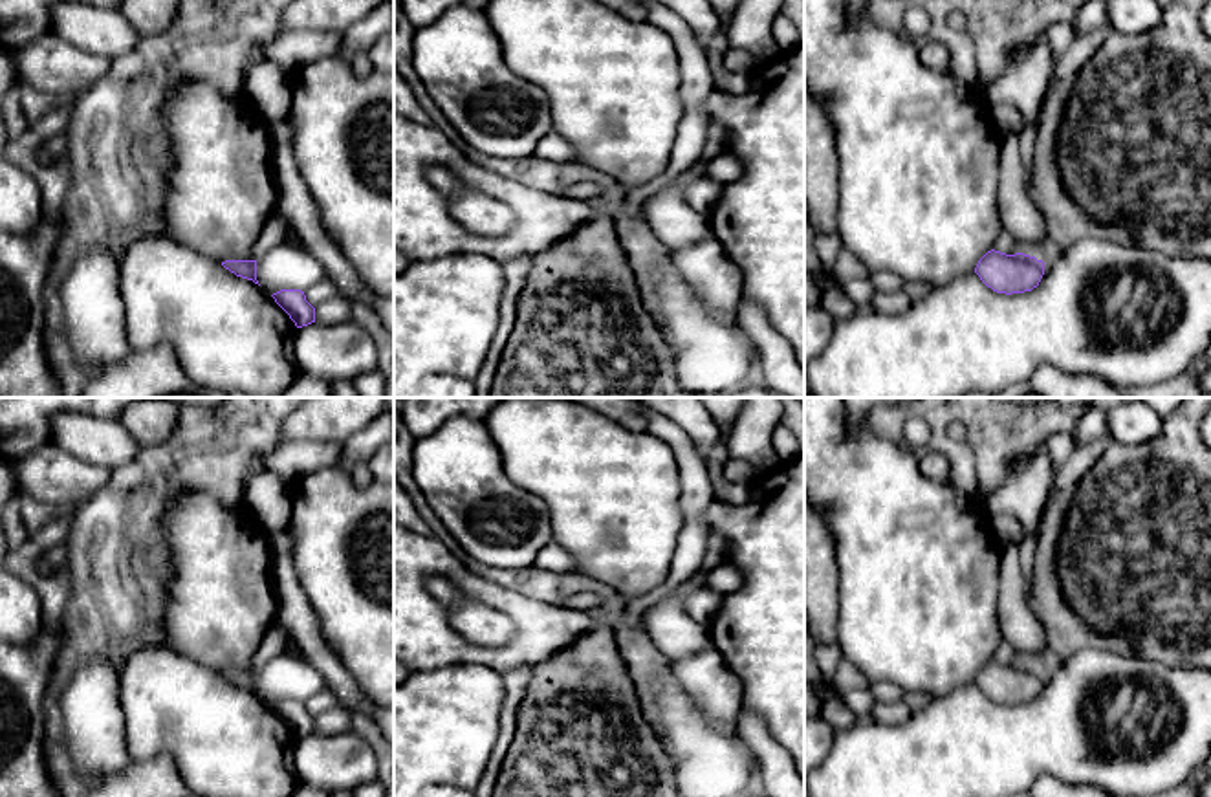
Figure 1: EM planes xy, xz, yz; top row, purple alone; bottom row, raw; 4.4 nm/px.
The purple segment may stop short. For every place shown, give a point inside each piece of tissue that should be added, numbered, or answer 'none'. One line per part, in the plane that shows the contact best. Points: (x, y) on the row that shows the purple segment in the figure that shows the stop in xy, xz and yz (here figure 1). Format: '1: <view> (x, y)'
none

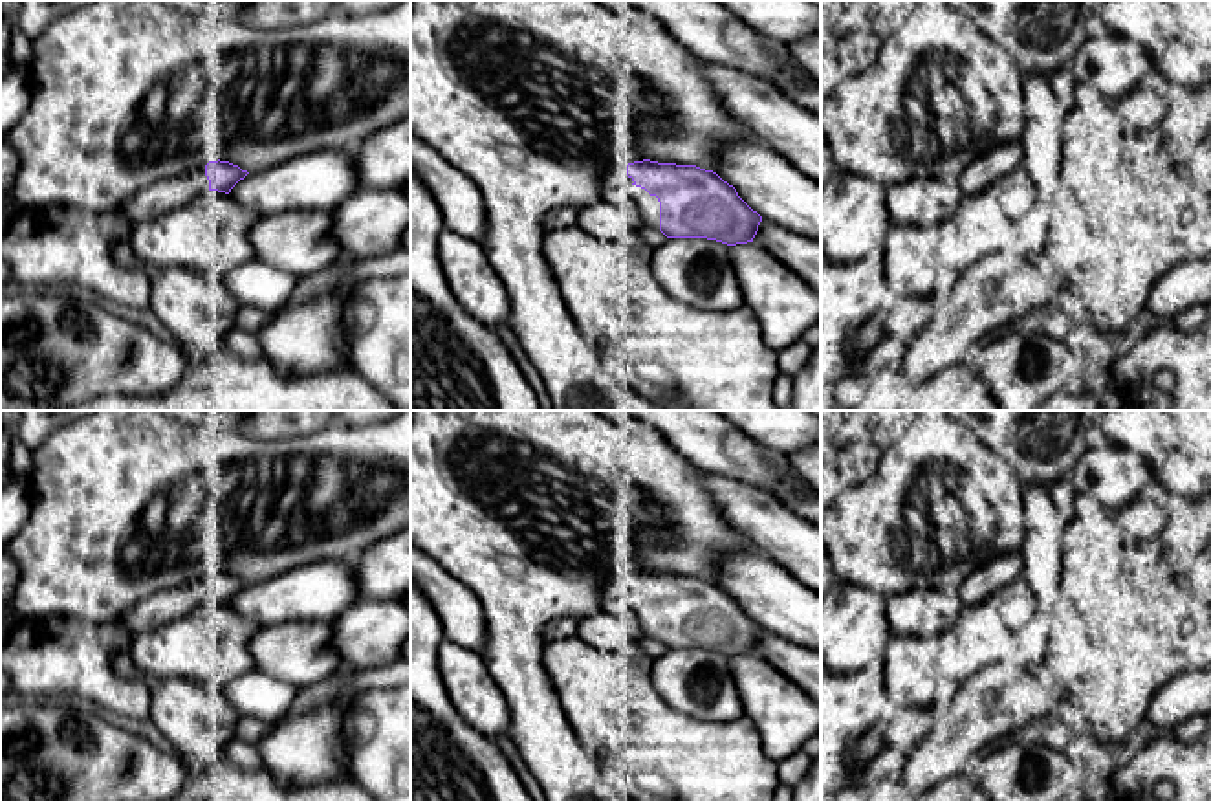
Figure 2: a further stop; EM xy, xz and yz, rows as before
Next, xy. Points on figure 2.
1: xy (167, 195)

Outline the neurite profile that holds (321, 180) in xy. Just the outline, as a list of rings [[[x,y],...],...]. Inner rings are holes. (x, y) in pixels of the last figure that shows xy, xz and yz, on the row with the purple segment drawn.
[[[315,150],[249,172],[229,194],[258,216],[267,216],[299,209],[332,213],[359,189],[354,150]]]

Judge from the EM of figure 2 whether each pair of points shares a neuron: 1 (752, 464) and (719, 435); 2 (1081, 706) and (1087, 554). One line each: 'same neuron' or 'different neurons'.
1: same neuron
2: same neuron

